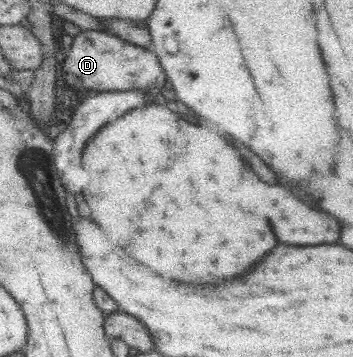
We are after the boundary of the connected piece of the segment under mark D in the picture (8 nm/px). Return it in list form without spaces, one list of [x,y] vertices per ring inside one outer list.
[[[82,30],[61,60],[61,76],[69,86],[95,91],[145,91],[155,94],[163,88],[165,73],[149,48],[135,46],[105,31]]]

